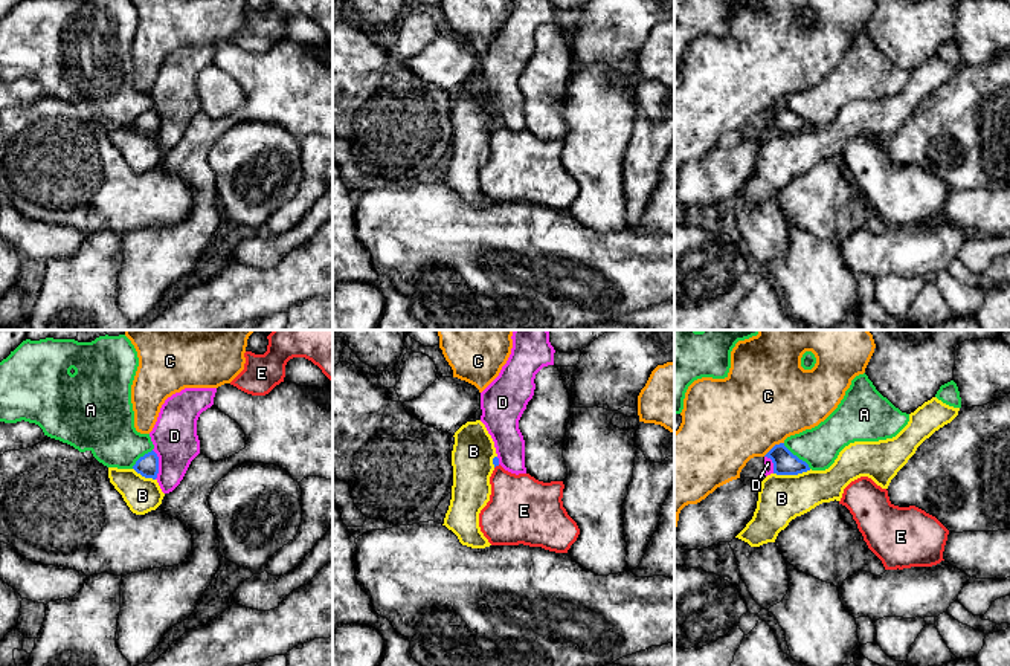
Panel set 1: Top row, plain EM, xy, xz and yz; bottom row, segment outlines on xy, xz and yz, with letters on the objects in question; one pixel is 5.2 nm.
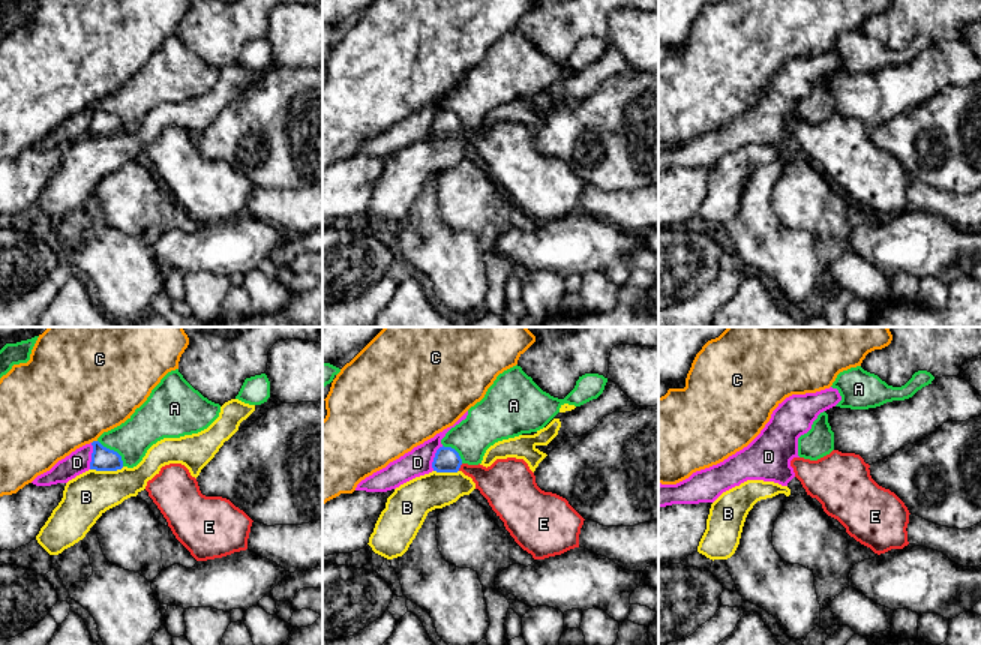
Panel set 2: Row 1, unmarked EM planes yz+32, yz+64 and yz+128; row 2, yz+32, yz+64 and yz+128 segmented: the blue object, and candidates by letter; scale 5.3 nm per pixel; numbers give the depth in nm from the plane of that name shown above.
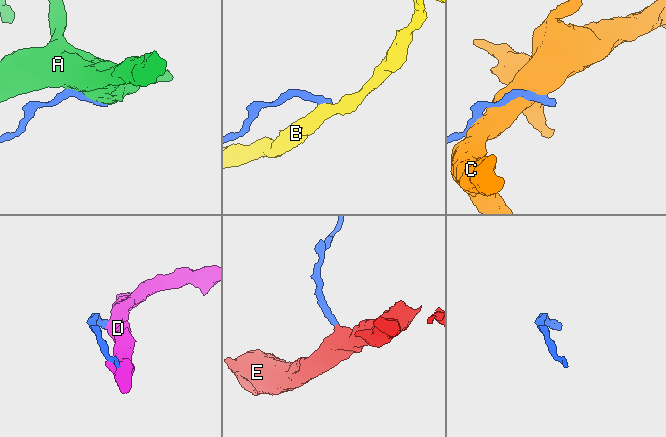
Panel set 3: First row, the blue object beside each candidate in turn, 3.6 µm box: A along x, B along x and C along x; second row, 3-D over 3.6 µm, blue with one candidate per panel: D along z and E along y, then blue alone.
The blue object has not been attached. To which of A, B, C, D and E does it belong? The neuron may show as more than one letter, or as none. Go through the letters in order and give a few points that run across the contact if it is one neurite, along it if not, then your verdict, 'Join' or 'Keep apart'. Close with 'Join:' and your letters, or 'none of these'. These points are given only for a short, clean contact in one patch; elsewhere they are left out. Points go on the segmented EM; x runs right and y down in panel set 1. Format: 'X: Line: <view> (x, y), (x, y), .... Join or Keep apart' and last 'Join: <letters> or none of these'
A: Keep apart
B: Line: yz (810, 469), (801, 474), (774, 474). Keep apart
C: Keep apart
D: Keep apart
E: Line: xz (495, 460), (496, 465), (501, 480), (519, 506). Join
Join: E

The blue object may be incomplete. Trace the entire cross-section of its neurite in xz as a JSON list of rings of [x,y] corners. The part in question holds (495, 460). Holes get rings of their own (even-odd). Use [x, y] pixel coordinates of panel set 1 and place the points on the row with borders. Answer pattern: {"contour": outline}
{"contour": [[[493,458],[491,495],[479,527],[491,545],[529,545],[568,553],[580,529],[563,507],[563,481],[543,483],[511,474]]]}

